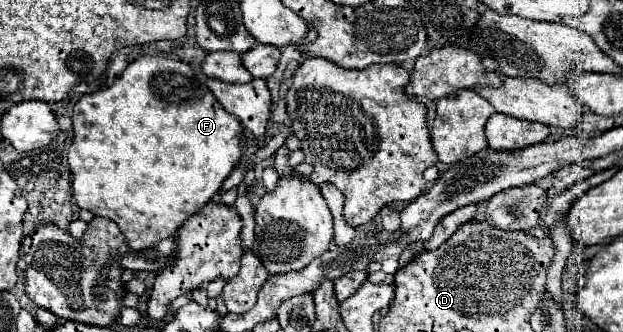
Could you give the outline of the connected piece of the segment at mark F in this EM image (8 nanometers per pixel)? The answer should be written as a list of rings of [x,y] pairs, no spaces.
[[[139,56],[133,62],[129,62],[129,66],[123,70],[121,76],[115,78],[115,82],[111,86],[103,86],[91,94],[81,96],[77,100],[77,104],[73,106],[73,144],[69,148],[69,170],[73,174],[75,202],[79,208],[87,208],[95,216],[113,220],[121,228],[121,232],[127,238],[127,244],[133,250],[155,246],[159,240],[177,232],[179,224],[183,224],[183,220],[187,220],[187,216],[193,216],[195,212],[199,212],[199,208],[203,208],[213,198],[213,194],[221,188],[223,180],[229,176],[229,172],[241,158],[241,144],[239,144],[241,134],[243,134],[241,122],[223,110],[223,106],[215,100],[211,90],[195,76],[195,72],[189,64],[171,60],[165,56]]]

